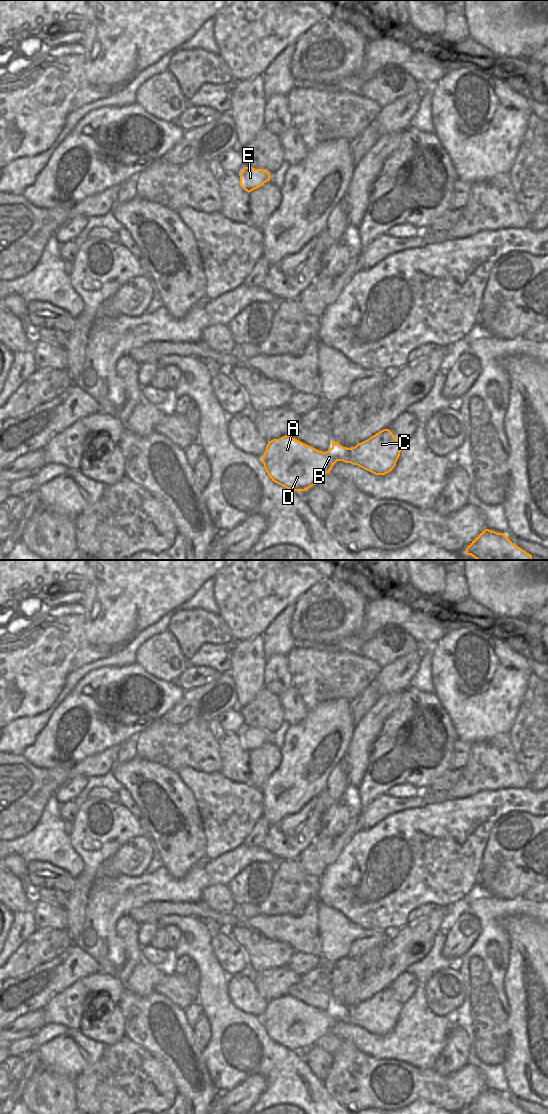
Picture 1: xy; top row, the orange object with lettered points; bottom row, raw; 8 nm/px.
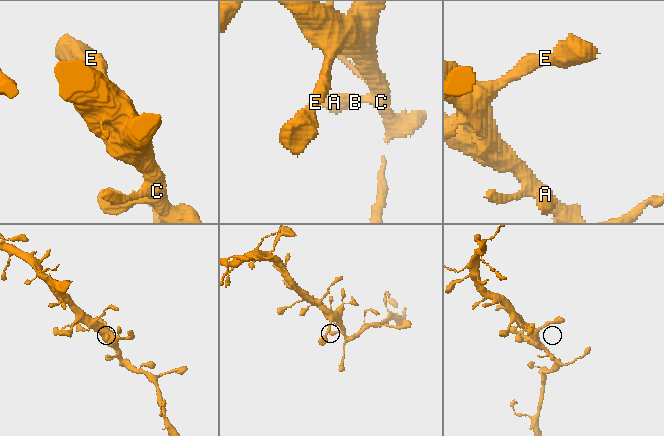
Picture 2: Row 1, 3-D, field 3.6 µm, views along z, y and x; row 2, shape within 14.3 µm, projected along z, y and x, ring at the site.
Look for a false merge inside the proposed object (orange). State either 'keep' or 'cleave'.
keep

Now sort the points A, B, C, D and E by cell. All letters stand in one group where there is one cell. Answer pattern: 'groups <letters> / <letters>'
groups A B C D E

